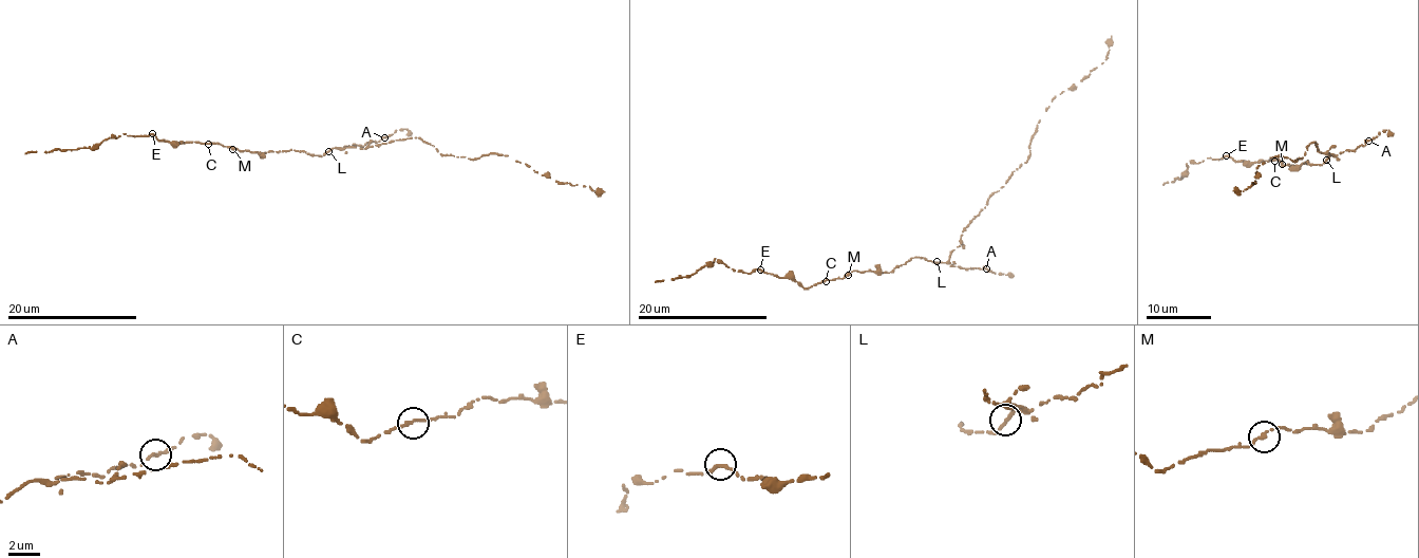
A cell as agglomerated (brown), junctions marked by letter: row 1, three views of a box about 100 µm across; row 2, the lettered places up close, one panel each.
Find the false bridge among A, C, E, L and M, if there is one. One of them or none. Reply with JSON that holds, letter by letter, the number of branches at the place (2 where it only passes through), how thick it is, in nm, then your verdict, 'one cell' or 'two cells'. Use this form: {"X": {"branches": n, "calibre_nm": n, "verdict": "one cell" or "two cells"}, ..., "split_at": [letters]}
{"A": {"branches": 1, "calibre_nm": 280, "verdict": "one cell"}, "C": {"branches": 2, "calibre_nm": 200, "verdict": "one cell"}, "E": {"branches": 2, "calibre_nm": 200, "verdict": "one cell"}, "L": {"branches": 2, "calibre_nm": 220, "verdict": "one cell"}, "M": {"branches": 2, "calibre_nm": 220, "verdict": "one cell"}, "split_at": []}

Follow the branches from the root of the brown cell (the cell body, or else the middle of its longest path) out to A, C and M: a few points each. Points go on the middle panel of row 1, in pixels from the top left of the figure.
A: (925, 258), (934, 263), (986, 268)
C: (925, 258), (911, 257), (888, 273), (853, 270), (843, 278), (826, 281)
M: (925, 258), (911, 257), (888, 273), (853, 270), (848, 275)

